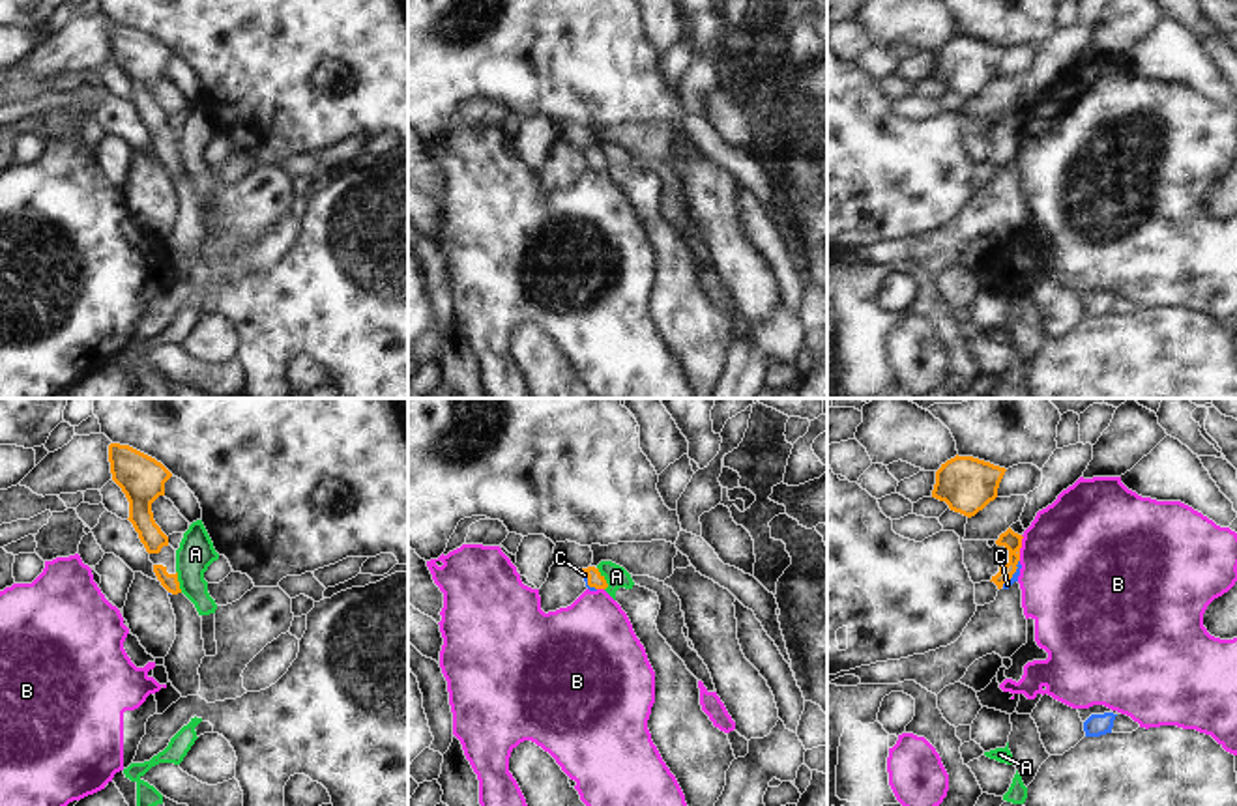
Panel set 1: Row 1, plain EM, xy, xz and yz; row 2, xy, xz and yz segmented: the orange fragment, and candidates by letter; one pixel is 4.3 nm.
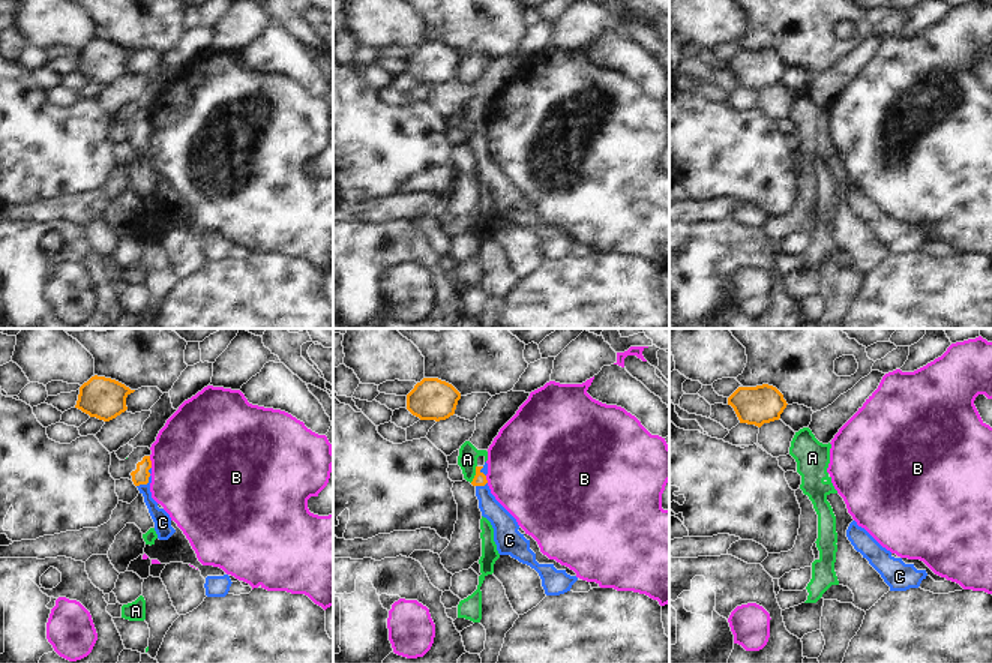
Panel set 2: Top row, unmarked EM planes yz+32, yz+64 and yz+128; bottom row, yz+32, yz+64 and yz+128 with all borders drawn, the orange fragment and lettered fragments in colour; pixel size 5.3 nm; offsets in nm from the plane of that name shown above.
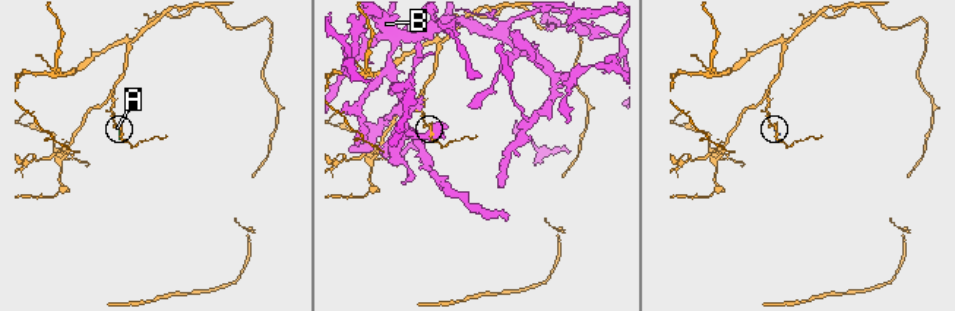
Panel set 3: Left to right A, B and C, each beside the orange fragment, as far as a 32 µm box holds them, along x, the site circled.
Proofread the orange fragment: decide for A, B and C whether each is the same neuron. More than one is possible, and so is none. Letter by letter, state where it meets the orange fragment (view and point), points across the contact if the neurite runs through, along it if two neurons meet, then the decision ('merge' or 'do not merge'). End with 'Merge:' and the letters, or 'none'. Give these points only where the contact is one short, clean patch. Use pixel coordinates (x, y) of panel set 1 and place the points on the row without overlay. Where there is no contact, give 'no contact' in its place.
A: meets orange in xz at (603, 159); border along xz (597, 148), (607, 165), (605, 171); do not merge
B: meets orange in yz at (1020, 128); do not merge
C: meets orange in yz at (1015, 152); runs through yz (1009, 120), (1013, 124), (1015, 152), (1007, 165); merge
Merge: C

